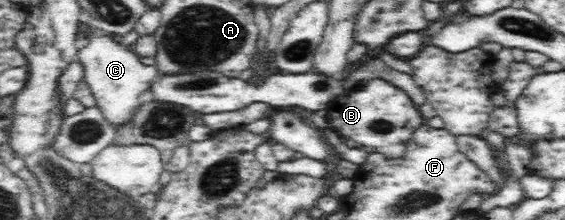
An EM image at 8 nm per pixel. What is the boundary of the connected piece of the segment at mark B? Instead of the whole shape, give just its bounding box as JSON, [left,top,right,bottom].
[327,79,423,157]

